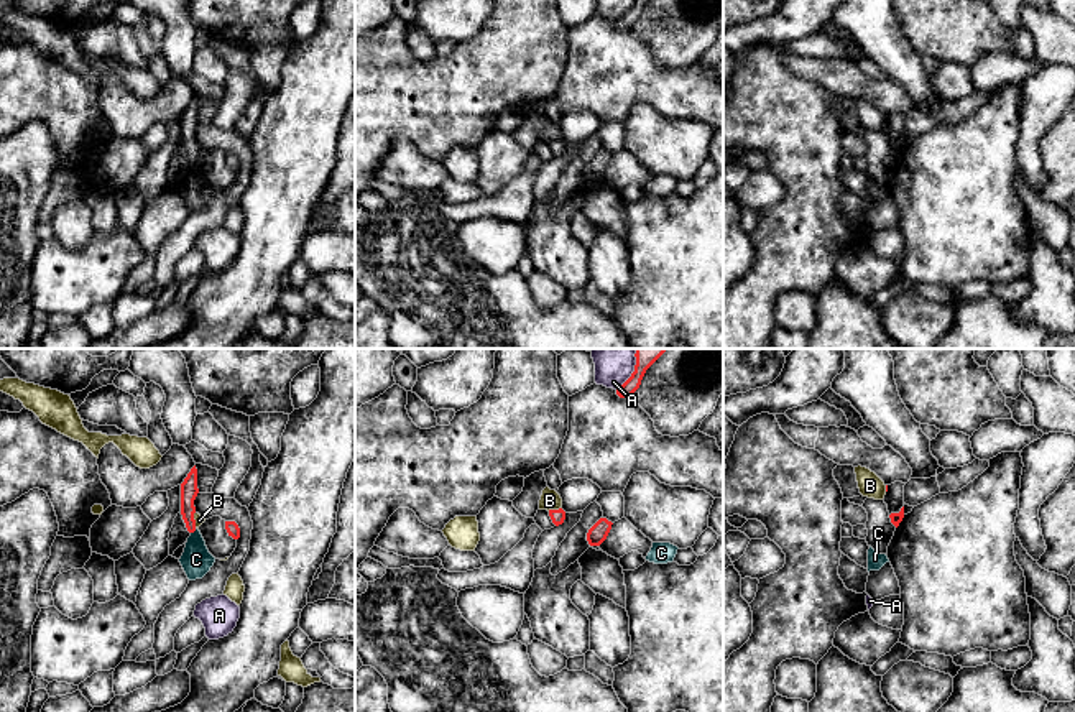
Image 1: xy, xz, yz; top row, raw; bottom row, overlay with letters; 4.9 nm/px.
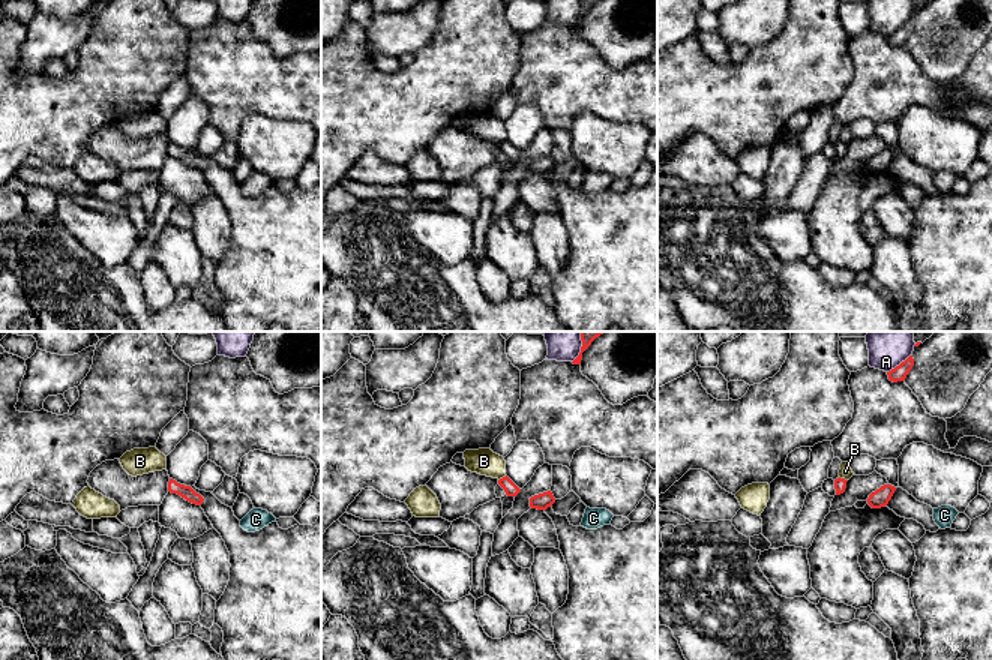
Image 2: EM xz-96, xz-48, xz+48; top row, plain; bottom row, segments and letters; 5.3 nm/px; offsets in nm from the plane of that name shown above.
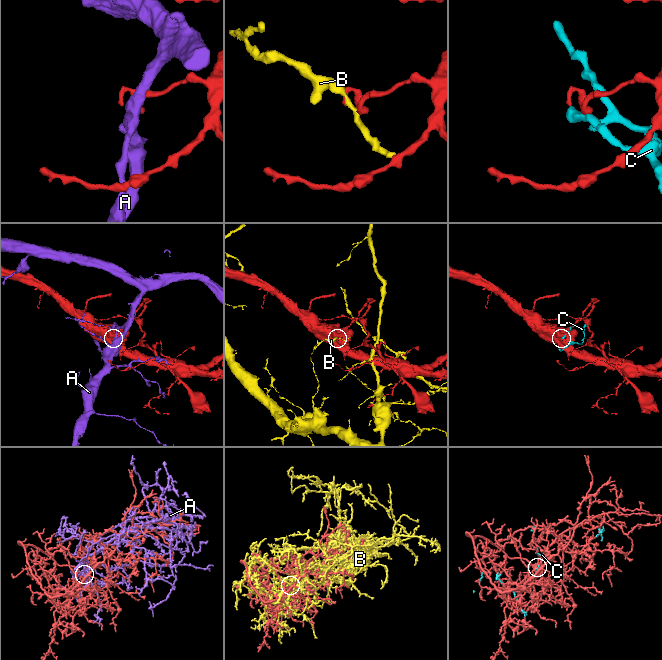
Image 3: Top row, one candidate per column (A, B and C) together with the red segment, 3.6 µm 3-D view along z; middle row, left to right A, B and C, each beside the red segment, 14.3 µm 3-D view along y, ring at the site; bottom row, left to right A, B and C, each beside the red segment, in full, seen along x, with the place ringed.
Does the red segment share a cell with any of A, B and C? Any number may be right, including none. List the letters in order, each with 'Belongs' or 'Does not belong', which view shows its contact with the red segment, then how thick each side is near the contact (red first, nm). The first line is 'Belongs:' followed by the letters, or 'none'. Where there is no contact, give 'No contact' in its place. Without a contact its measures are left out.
Belongs: none
A: Does not belong. Touches red in xz. Thickness 130 nm (red) against 200 nm
B: Does not belong. Touches red in xz. Thickness 70 nm (red) against 100 nm
C: Does not belong. Touches red in xy. Thickness 90 nm (red) against 150 nm

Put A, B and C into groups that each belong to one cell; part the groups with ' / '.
A / B / C

